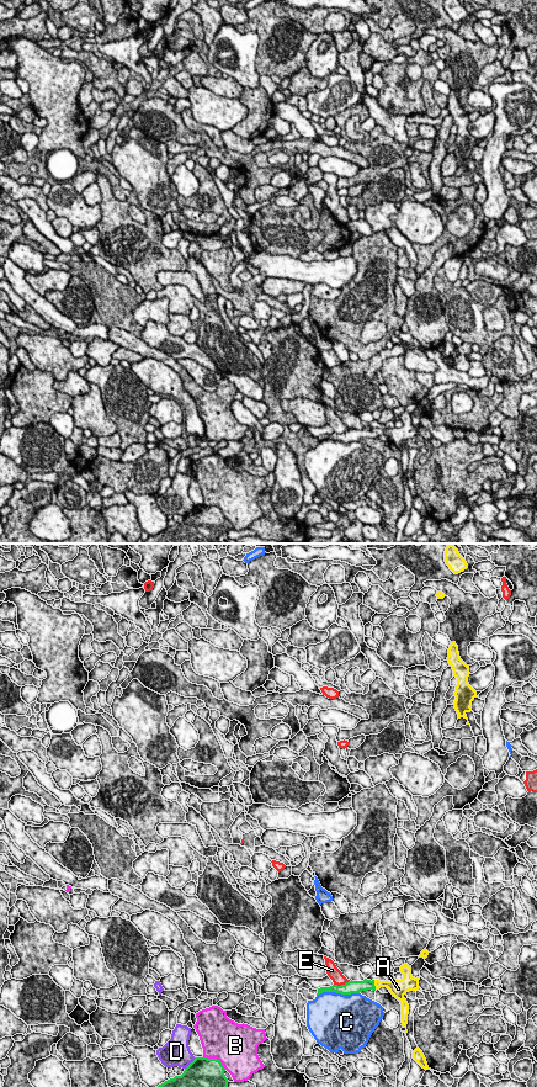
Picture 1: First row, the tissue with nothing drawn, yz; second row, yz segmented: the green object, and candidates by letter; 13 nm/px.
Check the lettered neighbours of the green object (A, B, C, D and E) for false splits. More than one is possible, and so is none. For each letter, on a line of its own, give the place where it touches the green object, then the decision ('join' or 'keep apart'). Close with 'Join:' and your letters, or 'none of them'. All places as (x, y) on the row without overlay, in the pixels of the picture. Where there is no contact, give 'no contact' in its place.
A: meets green in yz at (373, 433); join
B: meets green in yz at (216, 507); keep apart
C: meets green in yz at (338, 440); keep apart
D: meets green in yz at (190, 512); keep apart
E: meets green in yz at (341, 433); keep apart
Join: A

